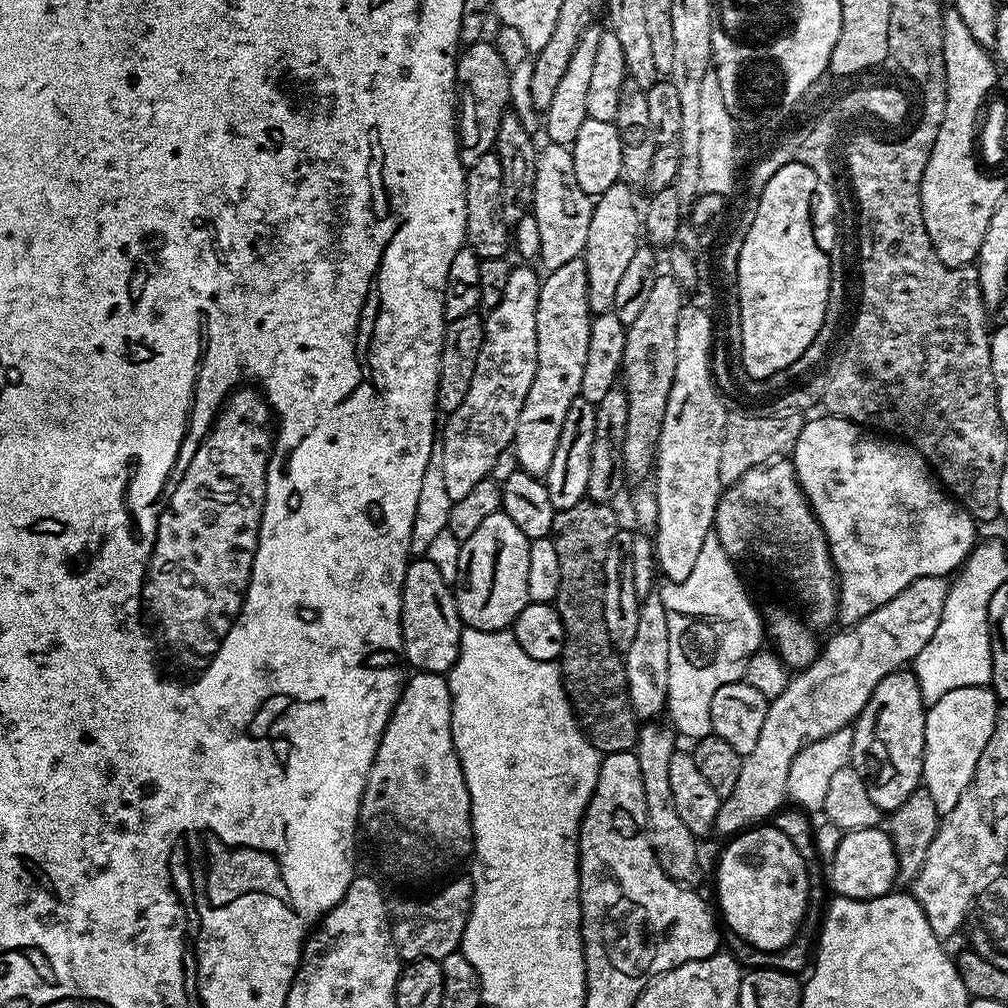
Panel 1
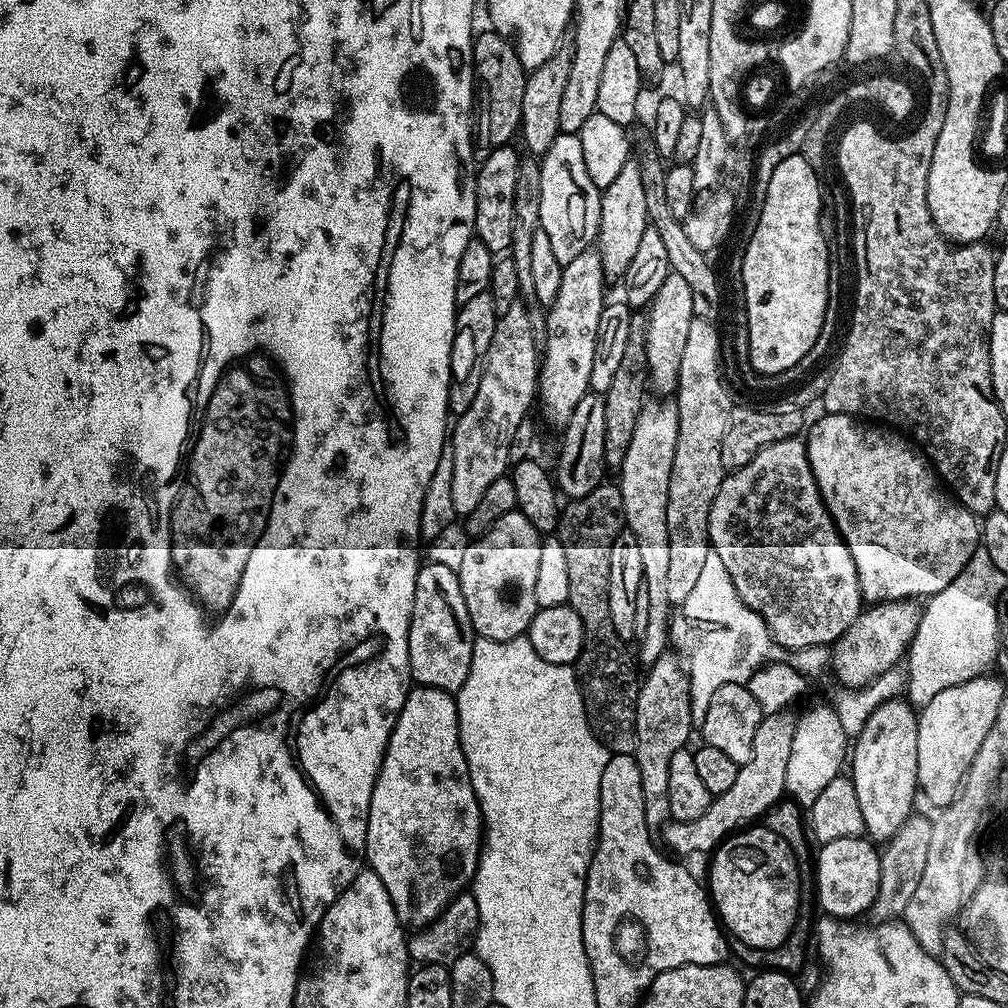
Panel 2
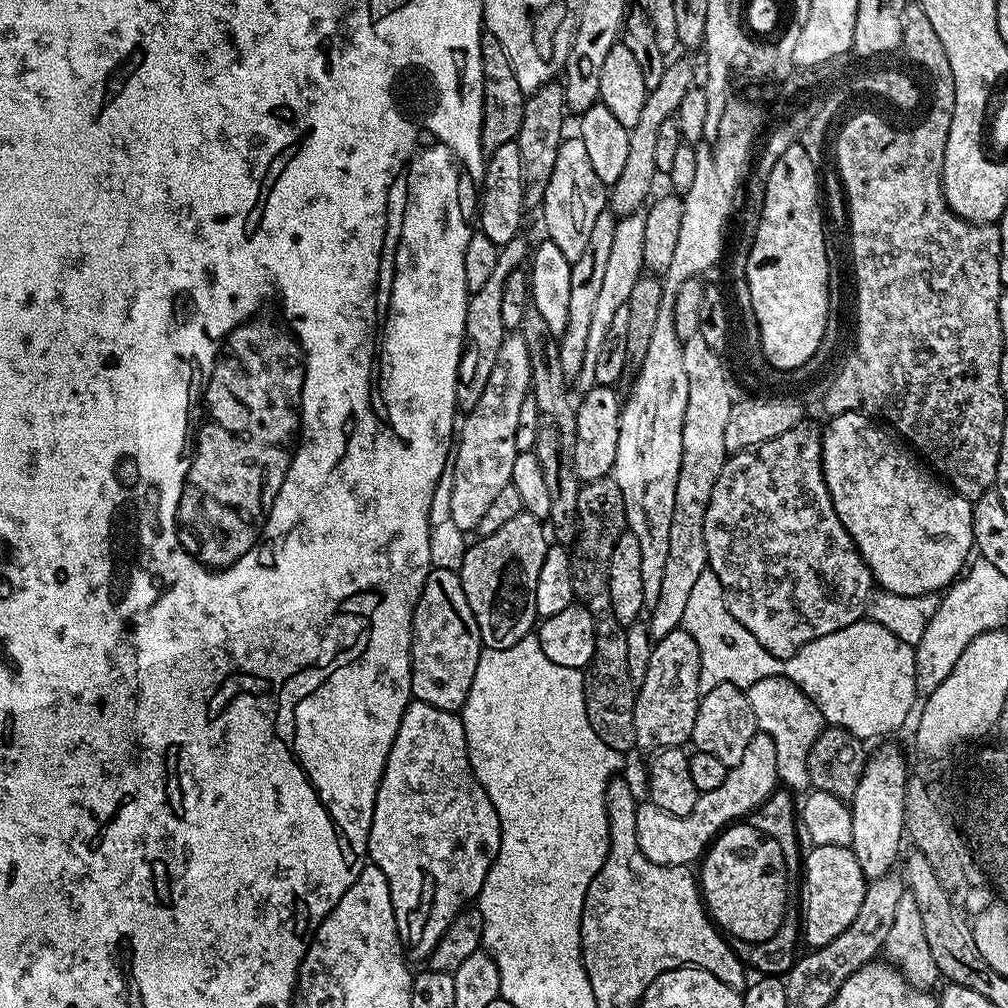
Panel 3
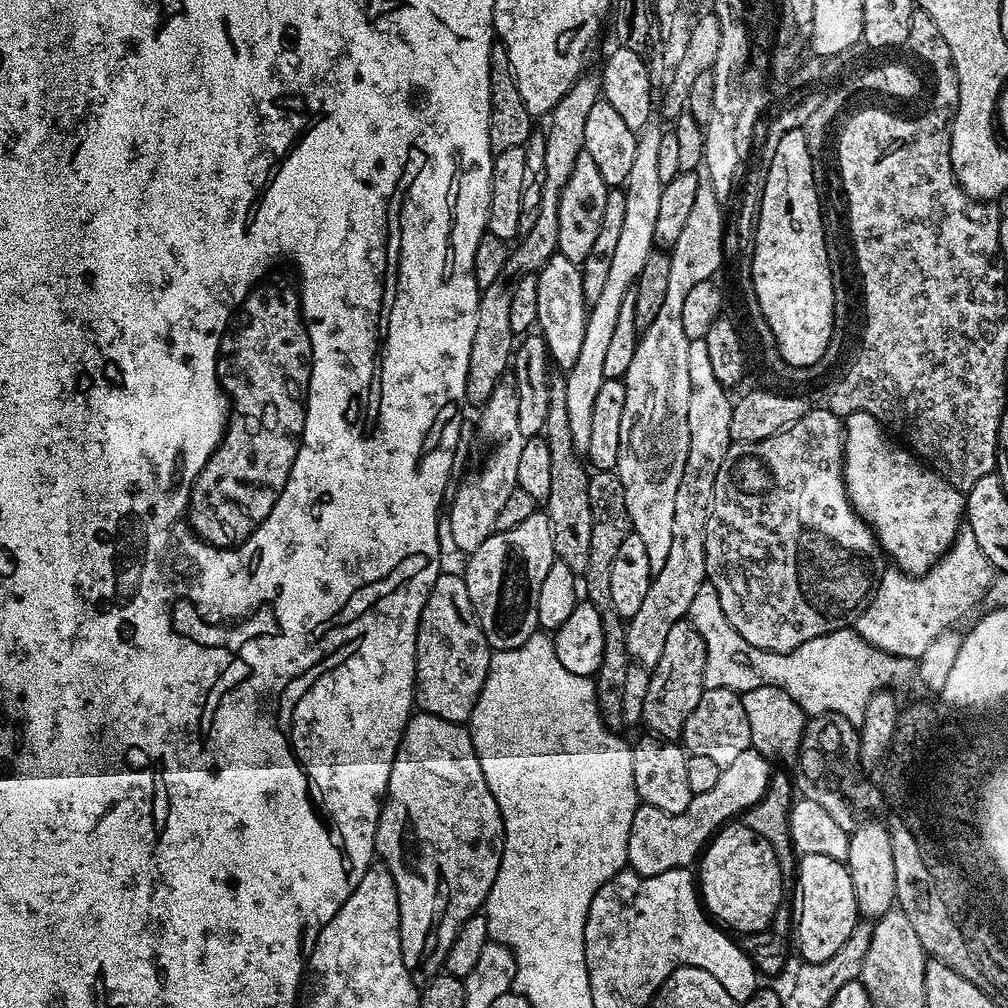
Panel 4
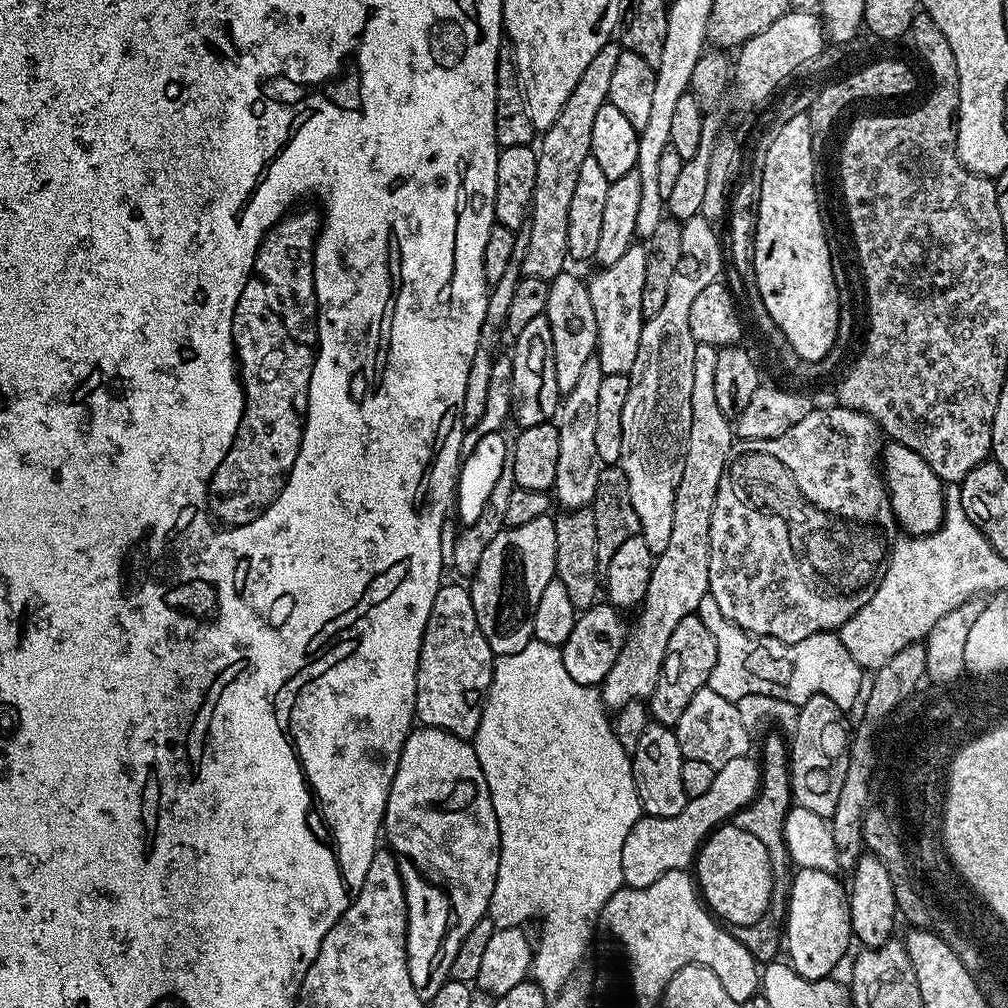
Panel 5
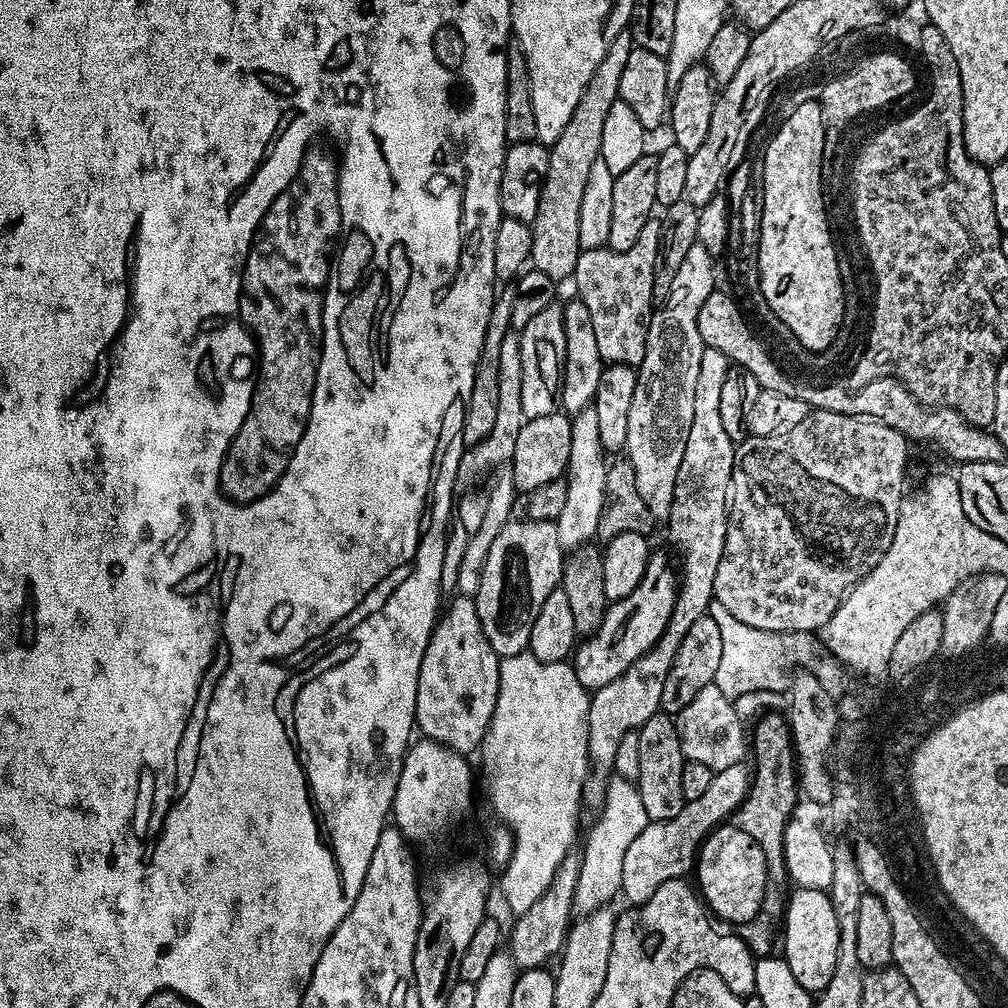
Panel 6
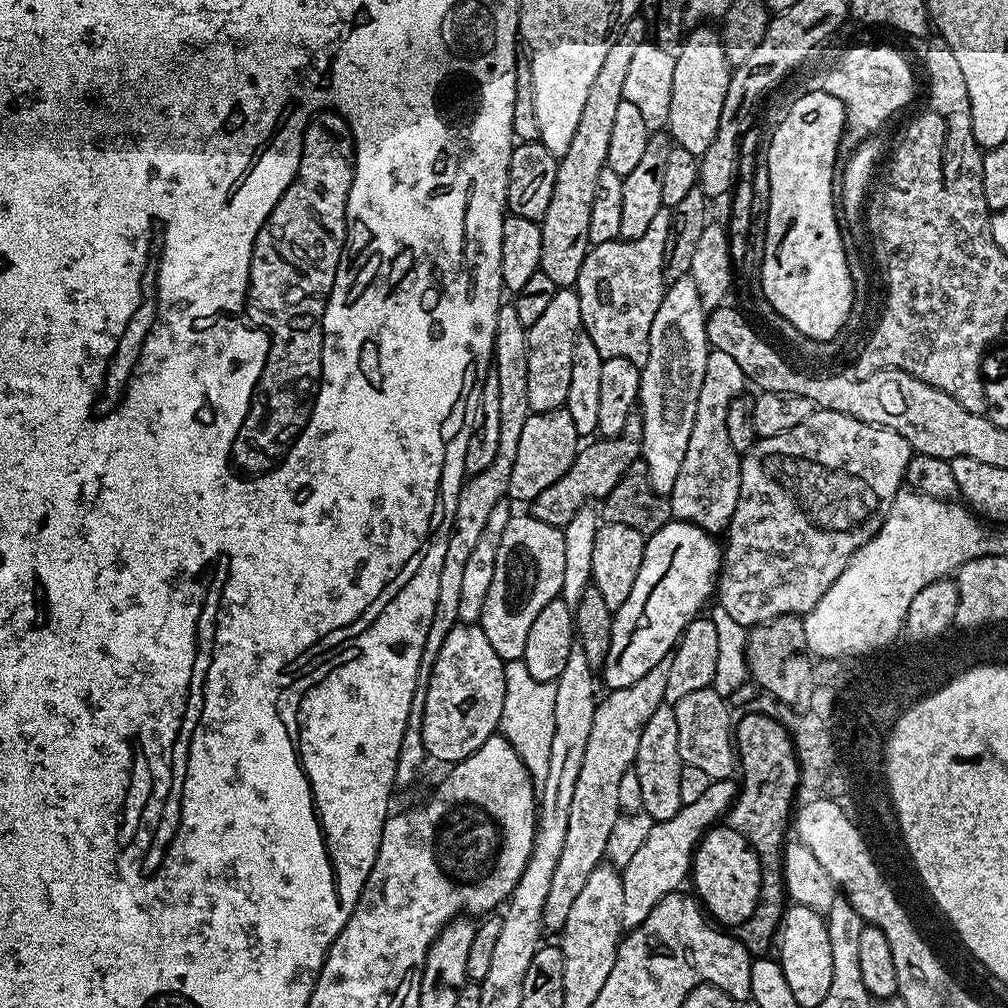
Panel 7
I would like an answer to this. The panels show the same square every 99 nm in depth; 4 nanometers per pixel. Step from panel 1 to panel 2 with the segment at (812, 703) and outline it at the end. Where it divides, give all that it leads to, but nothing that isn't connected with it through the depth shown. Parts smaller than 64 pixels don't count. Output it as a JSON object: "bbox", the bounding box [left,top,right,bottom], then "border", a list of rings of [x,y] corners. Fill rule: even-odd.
{"bbox":[664,598,921,856],"border":[[[912,598],[876,602],[865,607],[860,617],[830,648],[830,668],[831,671],[836,671],[841,685],[863,688],[865,684],[871,684],[884,672],[891,671],[897,665],[895,663],[899,658],[901,661],[907,653],[908,645],[918,630],[921,611],[921,605]],[[787,711],[770,712],[761,719],[758,730],[754,730],[754,750],[750,754],[750,762],[740,765],[738,778],[734,778],[734,786],[726,790],[726,794],[715,797],[712,805],[702,814],[702,818],[694,818],[694,822],[681,820],[664,825],[664,840],[676,852],[688,856],[691,852],[708,852],[719,845],[729,834],[751,825],[755,818],[763,817],[771,804],[785,795],[786,758],[790,758],[790,742],[792,741],[793,717]]]}

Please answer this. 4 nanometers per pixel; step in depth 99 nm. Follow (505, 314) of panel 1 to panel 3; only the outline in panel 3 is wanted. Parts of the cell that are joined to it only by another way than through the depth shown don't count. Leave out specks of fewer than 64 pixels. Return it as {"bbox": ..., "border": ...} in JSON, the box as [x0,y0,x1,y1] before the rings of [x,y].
{"bbox":[450,334,531,534],"border":[[[520,334],[505,335],[490,382],[486,382],[486,391],[482,393],[478,406],[474,406],[474,410],[470,410],[459,425],[458,443],[451,461],[454,466],[454,490],[450,494],[450,519],[465,534],[475,530],[502,486],[512,483],[518,413],[522,410],[522,402],[526,402],[530,395],[530,386],[531,368],[526,342]]]}

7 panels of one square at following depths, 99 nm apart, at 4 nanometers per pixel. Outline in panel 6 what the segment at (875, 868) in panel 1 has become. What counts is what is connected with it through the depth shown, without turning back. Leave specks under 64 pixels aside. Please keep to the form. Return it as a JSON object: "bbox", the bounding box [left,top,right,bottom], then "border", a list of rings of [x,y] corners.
{"bbox":[782,888,839,994],"border":[[[796,888],[788,897],[788,910],[782,929],[782,959],[790,966],[790,974],[794,974],[798,986],[813,994],[819,994],[826,986],[830,986],[830,978],[834,978],[839,941],[838,918],[827,891],[818,888]]]}

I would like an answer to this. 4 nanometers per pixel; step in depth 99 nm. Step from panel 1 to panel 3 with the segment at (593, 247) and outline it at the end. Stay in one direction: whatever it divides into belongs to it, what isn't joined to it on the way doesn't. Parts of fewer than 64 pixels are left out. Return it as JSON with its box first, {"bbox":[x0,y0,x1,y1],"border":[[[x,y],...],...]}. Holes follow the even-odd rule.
{"bbox":[606,59,693,218],"border":[[[673,59],[665,67],[662,82],[658,82],[657,88],[648,93],[637,124],[628,129],[630,154],[626,154],[626,166],[622,170],[618,182],[611,185],[606,196],[607,207],[618,218],[628,216],[632,212],[639,212],[645,207],[646,201],[649,199],[648,191],[652,188],[652,179],[657,179],[658,176],[656,163],[654,162],[654,153],[656,153],[658,143],[658,130],[661,129],[662,122],[675,117],[678,106],[682,106],[682,98],[686,94],[686,90],[693,87],[692,64],[688,60],[680,59]],[[644,199],[646,199],[645,204]]]}

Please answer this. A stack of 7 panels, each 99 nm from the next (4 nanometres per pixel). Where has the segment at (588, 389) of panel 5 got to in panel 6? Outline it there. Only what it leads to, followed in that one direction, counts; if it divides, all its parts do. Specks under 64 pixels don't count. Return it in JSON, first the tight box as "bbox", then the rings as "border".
{"bbox":[554,408,610,553],"border":[[[587,408],[571,417],[570,458],[566,479],[566,503],[562,506],[562,514],[554,521],[558,530],[558,542],[565,553],[573,552],[584,544],[597,539],[598,518],[602,518],[602,506],[606,494],[606,482],[610,478],[606,453],[602,446],[602,438],[598,435],[598,413]]]}

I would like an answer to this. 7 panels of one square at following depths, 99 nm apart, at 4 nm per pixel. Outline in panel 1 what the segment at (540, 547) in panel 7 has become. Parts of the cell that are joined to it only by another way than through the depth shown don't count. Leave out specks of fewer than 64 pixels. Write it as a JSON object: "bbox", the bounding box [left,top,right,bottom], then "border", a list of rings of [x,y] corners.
{"bbox":[454,510,532,632],"border":[[[503,510],[490,514],[470,538],[462,541],[458,570],[454,579],[454,595],[461,625],[474,630],[502,632],[511,629],[512,623],[529,604],[526,578],[530,571],[532,541],[518,526],[514,526]]]}

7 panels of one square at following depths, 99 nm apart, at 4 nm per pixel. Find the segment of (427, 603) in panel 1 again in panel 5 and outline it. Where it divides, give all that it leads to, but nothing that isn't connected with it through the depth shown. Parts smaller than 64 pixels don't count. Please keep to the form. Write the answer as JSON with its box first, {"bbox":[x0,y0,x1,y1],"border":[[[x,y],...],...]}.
{"bbox":[415,583,494,741],"border":[[[441,583],[438,594],[434,594],[434,606],[430,606],[430,618],[426,618],[426,630],[422,634],[422,646],[416,671],[416,714],[415,719],[425,728],[441,728],[450,734],[471,741],[475,737],[484,699],[492,685],[492,665],[494,654],[478,626],[474,614],[472,593],[460,584]]]}

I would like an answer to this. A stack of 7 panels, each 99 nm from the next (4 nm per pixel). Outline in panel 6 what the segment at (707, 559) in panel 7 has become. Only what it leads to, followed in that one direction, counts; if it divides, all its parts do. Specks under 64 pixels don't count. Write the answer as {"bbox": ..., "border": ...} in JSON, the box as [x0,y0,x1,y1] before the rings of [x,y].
{"bbox":[570,551,678,690],"border":[[[653,551],[648,558],[646,574],[642,582],[638,582],[634,594],[611,601],[602,618],[602,626],[598,626],[592,636],[579,641],[570,663],[584,688],[595,690],[606,686],[606,682],[614,682],[614,678],[638,662],[638,658],[658,642],[674,608],[677,587],[678,572],[673,561],[671,564],[662,553]]]}

